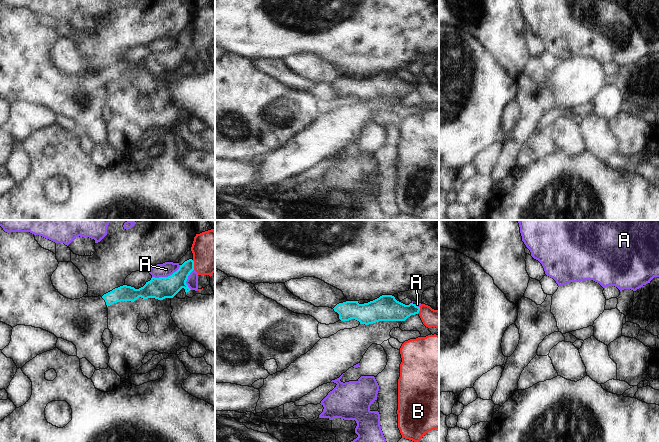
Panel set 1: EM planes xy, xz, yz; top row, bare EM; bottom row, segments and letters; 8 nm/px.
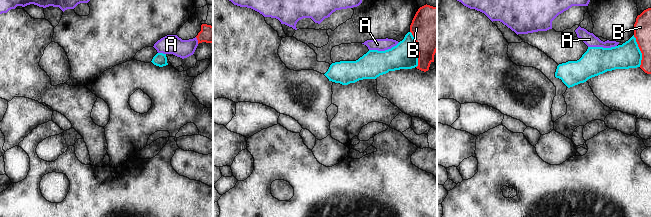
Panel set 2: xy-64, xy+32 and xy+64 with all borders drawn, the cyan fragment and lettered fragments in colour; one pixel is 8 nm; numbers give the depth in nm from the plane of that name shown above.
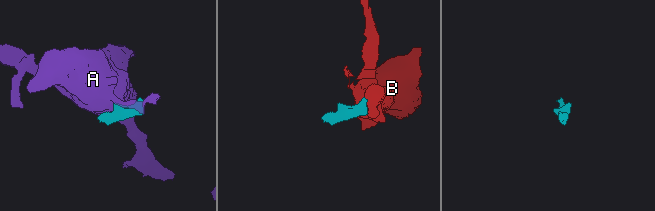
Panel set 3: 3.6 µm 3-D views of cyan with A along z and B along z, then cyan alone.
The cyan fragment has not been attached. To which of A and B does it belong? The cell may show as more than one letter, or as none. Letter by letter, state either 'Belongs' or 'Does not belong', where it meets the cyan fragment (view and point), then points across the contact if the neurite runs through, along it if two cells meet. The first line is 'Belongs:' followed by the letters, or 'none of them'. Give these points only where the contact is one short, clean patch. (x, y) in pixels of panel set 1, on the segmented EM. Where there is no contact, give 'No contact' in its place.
Belongs: none of them
A: Does not belong. Touches cyan at xy (166, 277)
B: Does not belong. Touches cyan at xy (193, 265). Boundary: xy (192, 260), (194, 269)

